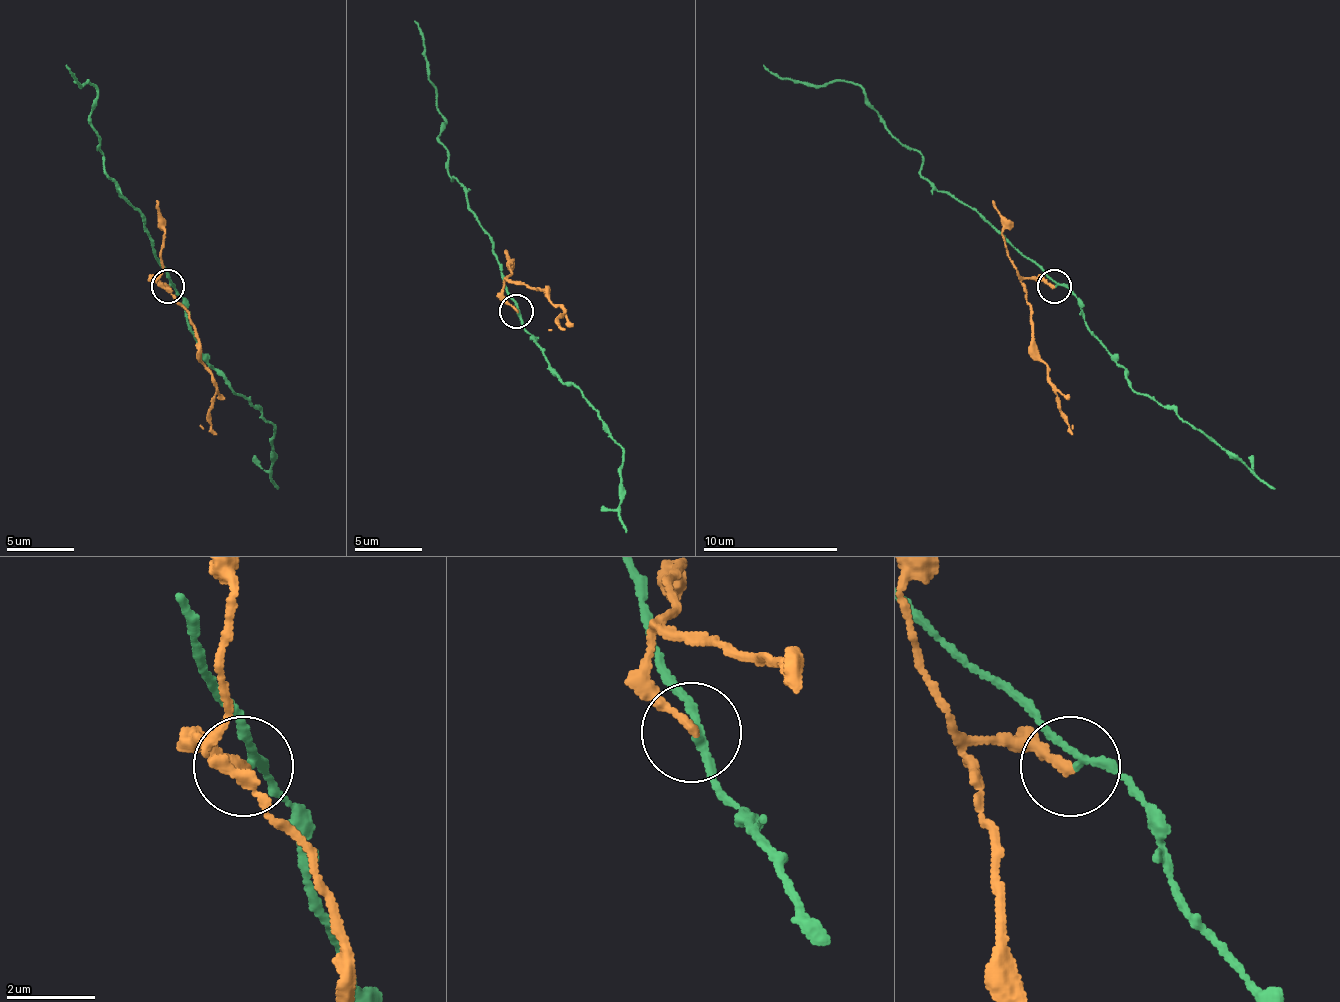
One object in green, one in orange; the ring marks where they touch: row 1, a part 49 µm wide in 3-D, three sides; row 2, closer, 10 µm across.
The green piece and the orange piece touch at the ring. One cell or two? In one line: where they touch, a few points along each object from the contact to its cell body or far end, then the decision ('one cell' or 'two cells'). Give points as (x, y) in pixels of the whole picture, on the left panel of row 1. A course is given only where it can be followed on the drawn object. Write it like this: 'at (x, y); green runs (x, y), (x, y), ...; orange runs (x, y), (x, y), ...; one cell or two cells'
at (167, 286); green runs (167, 285), (146, 221), (106, 173), (99, 133), (89, 119), (92, 86), (79, 86), (65, 65); orange runs (167, 285), (156, 278), (187, 312), (197, 353), (207, 366), (211, 383), (217, 390), (211, 417), (217, 434); two cells

